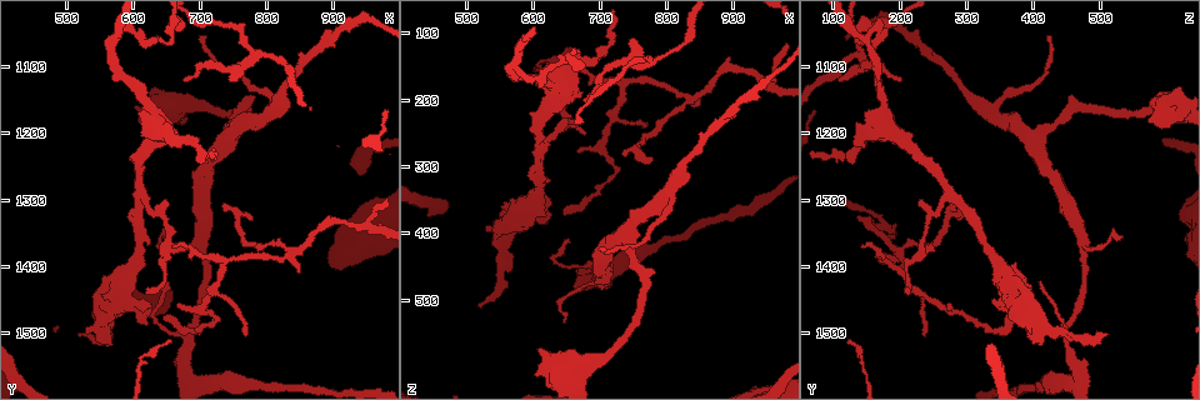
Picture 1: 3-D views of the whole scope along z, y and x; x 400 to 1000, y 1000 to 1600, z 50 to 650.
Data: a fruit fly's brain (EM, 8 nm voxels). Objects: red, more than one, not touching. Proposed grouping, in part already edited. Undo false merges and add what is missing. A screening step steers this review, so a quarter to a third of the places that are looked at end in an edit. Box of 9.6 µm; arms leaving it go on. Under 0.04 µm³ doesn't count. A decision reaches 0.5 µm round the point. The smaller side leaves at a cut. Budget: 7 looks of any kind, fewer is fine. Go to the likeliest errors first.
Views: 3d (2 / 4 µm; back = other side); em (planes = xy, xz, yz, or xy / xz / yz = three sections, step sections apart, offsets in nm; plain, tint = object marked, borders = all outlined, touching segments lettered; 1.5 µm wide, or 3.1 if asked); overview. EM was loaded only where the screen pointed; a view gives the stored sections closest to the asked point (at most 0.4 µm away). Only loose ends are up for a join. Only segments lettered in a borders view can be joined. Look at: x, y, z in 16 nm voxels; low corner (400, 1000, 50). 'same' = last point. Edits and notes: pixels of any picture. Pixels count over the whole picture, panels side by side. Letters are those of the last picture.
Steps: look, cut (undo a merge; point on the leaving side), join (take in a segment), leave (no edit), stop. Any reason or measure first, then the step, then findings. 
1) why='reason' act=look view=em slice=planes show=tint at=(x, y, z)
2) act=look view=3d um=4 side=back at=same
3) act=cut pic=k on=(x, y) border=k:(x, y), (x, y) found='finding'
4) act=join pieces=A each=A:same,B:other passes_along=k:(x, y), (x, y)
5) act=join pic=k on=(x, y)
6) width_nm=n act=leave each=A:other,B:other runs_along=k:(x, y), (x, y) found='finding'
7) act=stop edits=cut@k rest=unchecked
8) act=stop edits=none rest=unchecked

why='abrupt turn' act=look view=3d um=2 at=(660, 1055, 140)

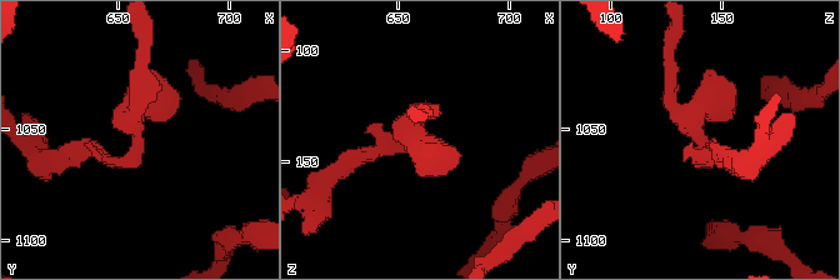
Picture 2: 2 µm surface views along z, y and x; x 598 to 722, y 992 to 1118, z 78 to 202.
why='now the EM' act=look view=em slice=planes show=plain at=(656, 1050, 135)

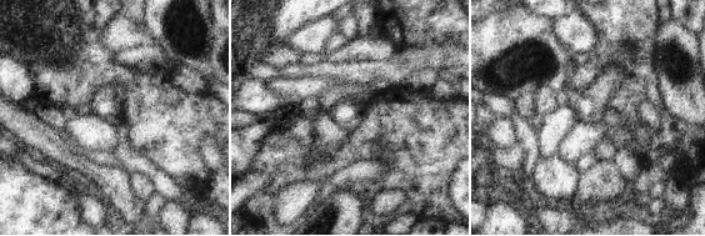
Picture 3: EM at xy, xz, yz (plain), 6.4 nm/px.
why='what lies round it' act=look view=em slice=planes show=borders at=same

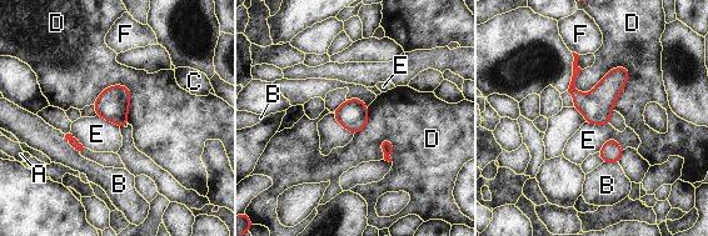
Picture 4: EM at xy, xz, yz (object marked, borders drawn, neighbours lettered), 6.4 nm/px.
width_nm=190 act=leave each=A:other,B:other,C:other,D:other,E:other,F:other border=4:(622, 147), (611, 137), (598, 151) found='one neuron here'

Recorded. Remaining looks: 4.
why='sudden change in width' act=look view=em slice=planes show=borders at=(675, 1550, 470)

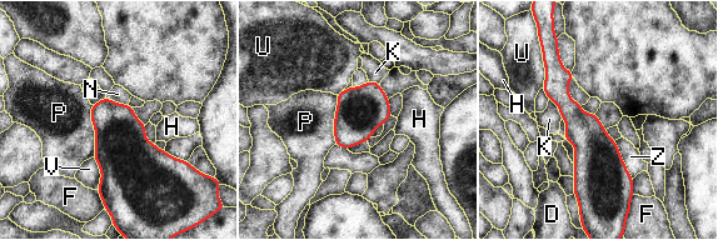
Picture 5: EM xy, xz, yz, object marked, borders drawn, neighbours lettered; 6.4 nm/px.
width_nm=120 act=leave each=D:other,F:other,H:other,K:other,N:other,P:other,U:other,V:other,Z:other runs_along=5:(557, 63), (589, 191) found='one neuron here'

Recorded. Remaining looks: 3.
why='tapers out' act=look view=3d um=4 at=(665, 1365, 140)

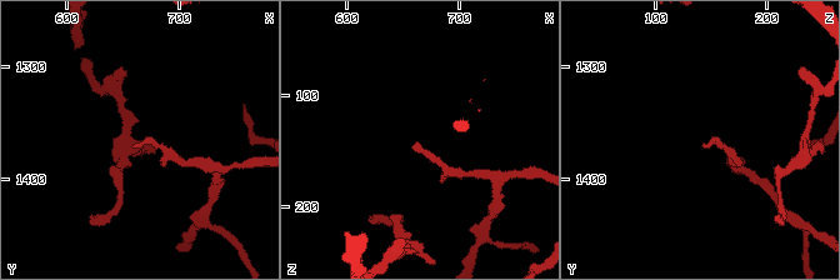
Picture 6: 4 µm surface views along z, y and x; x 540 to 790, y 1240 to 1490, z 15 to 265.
act=look view=em slice=planes show=plain at=(662, 1368, 142)

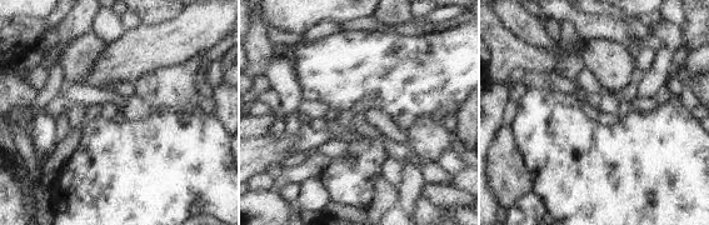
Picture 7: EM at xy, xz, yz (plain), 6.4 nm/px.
why='what lies round it' act=look view=em slice=planes show=borders at=same

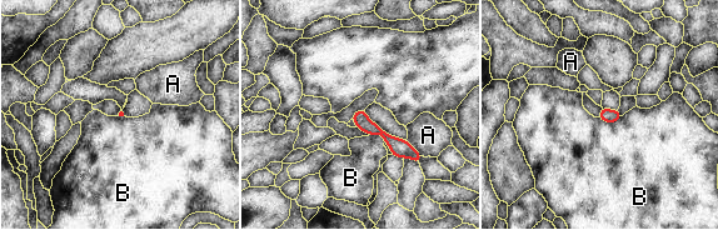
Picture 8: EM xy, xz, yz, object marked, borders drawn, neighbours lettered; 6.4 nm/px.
act=leave each=A:other,B:other runs_along=8:(355, 118), (417, 158) found='no lettered segment goes on from it'

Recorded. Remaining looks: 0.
act=stop edits=none rest=unchecked

